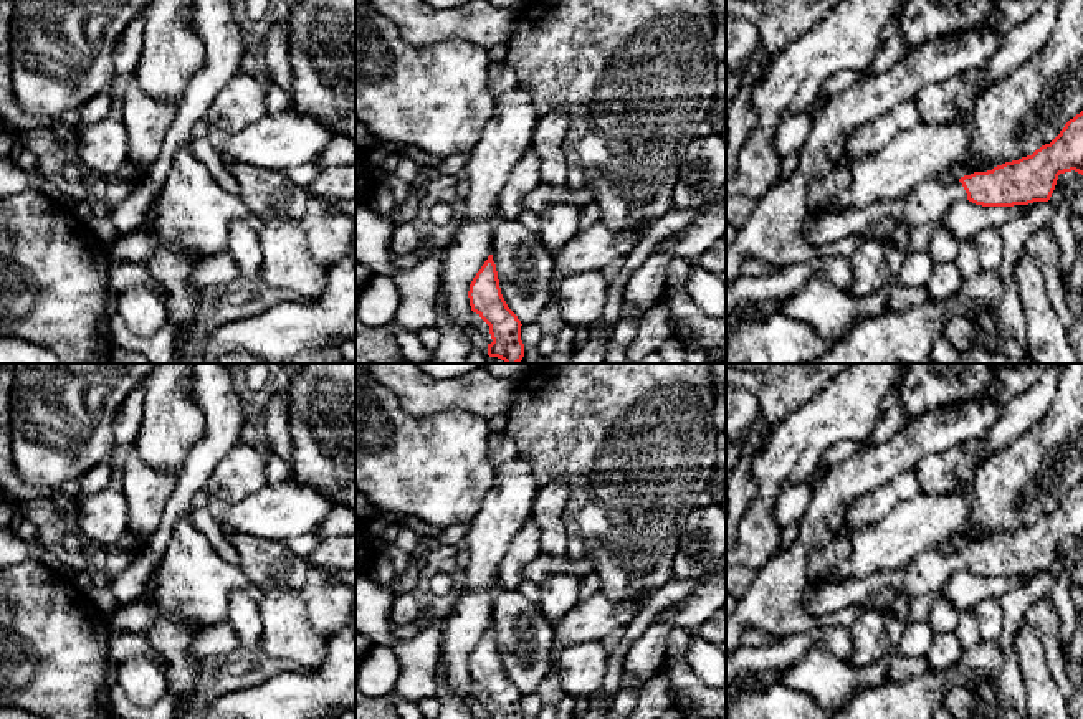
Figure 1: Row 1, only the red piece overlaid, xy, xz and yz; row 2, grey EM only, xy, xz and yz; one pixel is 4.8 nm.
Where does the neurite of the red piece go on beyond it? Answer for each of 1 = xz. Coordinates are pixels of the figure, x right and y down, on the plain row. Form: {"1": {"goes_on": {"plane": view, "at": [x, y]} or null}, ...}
{"1": {"goes_on": null}}

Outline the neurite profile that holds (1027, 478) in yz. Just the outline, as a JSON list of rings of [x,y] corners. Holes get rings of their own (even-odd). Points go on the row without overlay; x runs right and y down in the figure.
[[[1063,364],[1057,398],[1023,435],[995,450],[974,471],[974,504],[969,532],[987,542],[1032,526],[1050,514],[1065,494],[1083,481],[1083,364]]]

